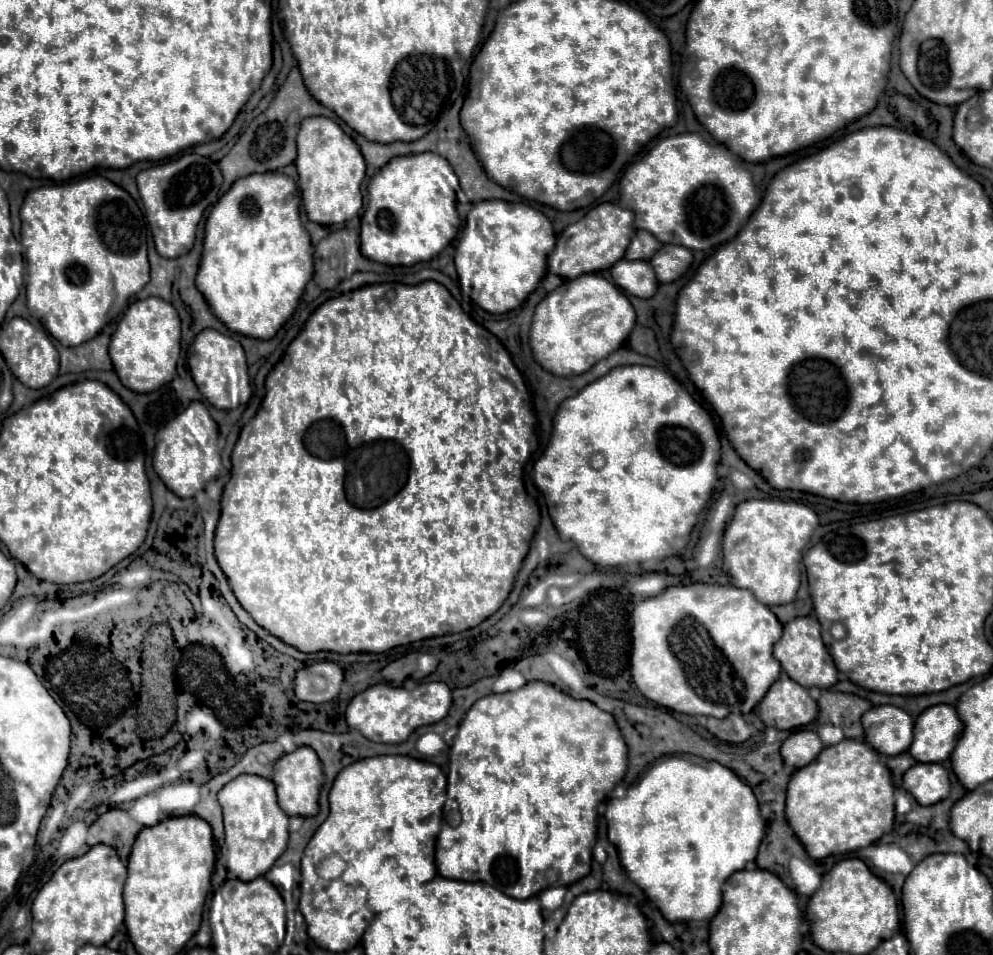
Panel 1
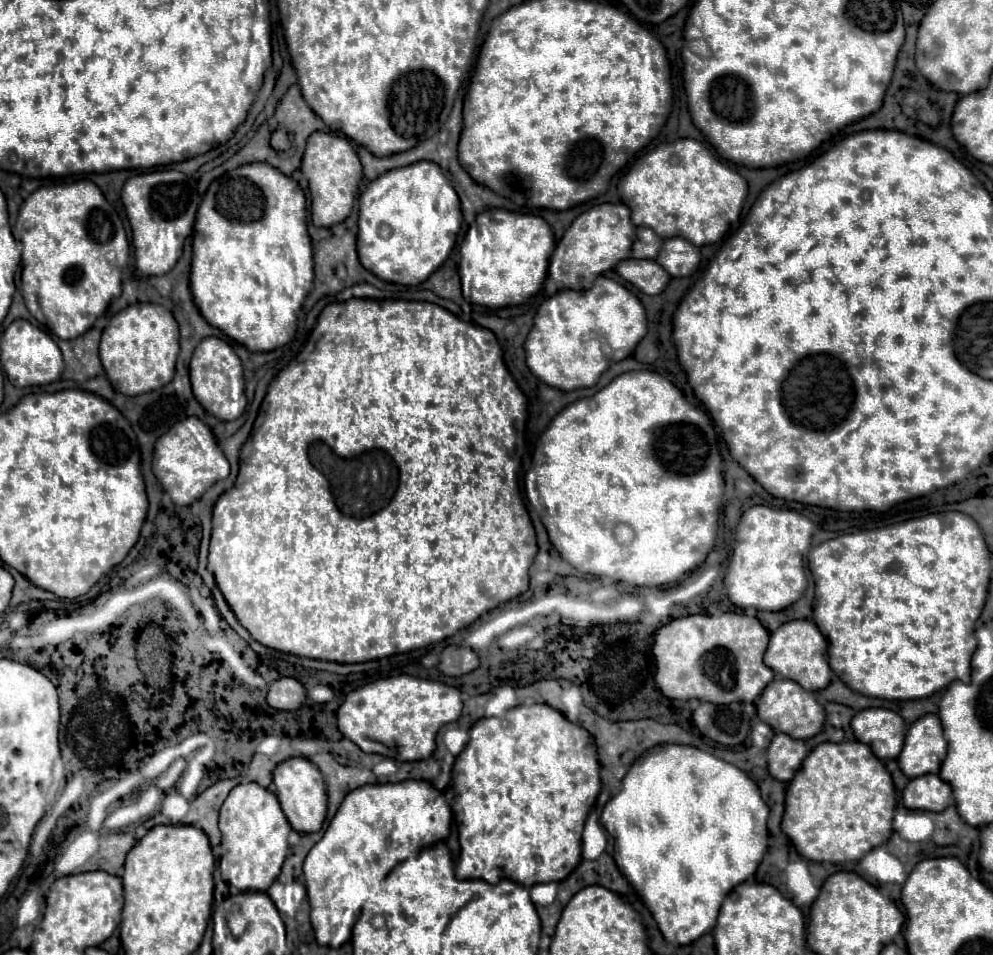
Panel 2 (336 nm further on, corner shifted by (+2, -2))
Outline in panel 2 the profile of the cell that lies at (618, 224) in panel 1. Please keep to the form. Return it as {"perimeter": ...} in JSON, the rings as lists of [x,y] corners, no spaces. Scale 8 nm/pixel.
{"perimeter":[[[625,204],[593,206],[591,210],[579,214],[559,240],[549,262],[549,276],[563,288],[587,290],[599,274],[613,270],[617,262],[631,256],[633,238],[635,226],[631,222],[631,212]]]}

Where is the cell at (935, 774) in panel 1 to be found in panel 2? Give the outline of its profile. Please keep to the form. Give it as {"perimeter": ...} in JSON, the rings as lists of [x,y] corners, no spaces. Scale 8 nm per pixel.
{"perimeter":[[[927,774],[909,780],[903,790],[903,804],[909,810],[929,810],[943,812],[951,798],[951,786],[943,782],[937,774]]]}

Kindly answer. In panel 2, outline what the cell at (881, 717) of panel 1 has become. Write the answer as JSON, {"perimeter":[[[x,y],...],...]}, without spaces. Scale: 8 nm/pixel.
{"perimeter":[[[867,708],[853,716],[851,728],[859,742],[871,746],[881,760],[897,758],[905,740],[903,718],[887,708]]]}

